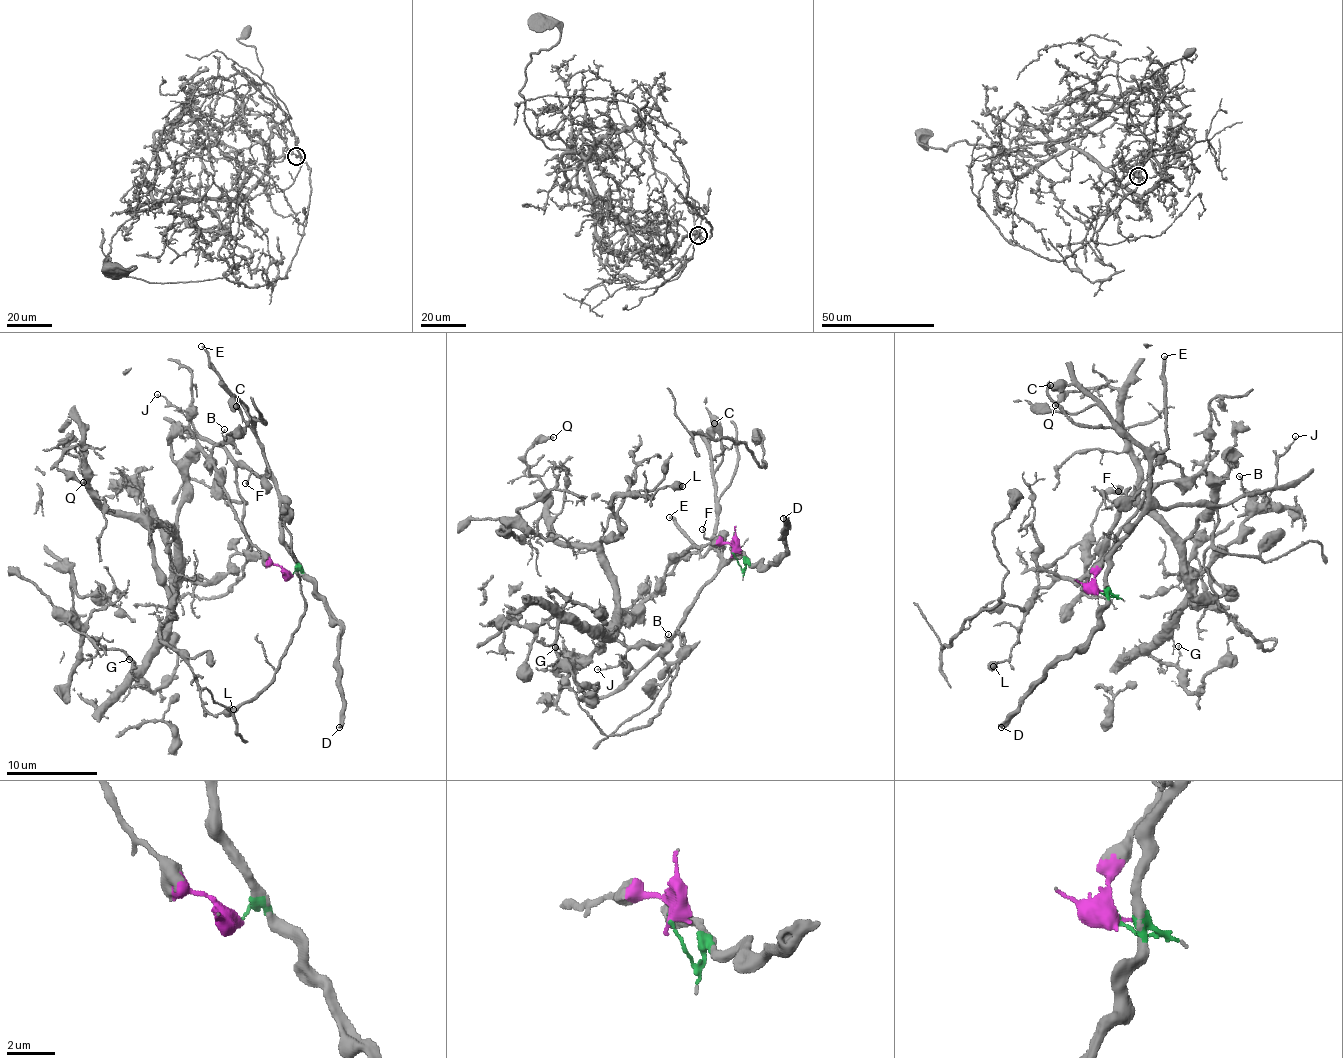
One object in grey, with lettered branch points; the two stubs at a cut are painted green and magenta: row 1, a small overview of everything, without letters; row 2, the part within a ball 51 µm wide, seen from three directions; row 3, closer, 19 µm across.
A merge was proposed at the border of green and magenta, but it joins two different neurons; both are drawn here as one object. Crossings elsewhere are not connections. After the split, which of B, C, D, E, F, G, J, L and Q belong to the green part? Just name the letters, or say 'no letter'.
B, C, D, E, F, J

